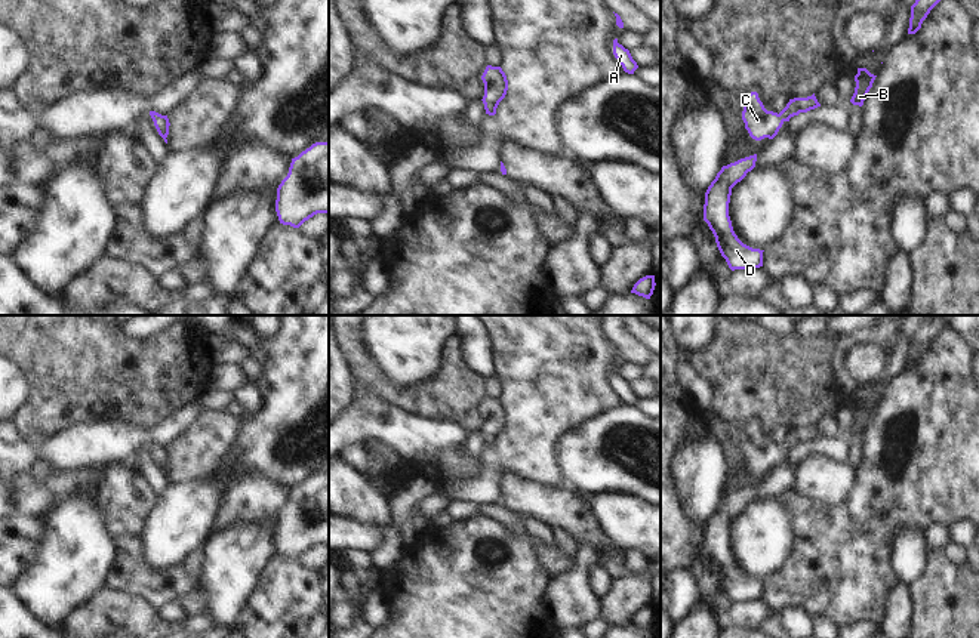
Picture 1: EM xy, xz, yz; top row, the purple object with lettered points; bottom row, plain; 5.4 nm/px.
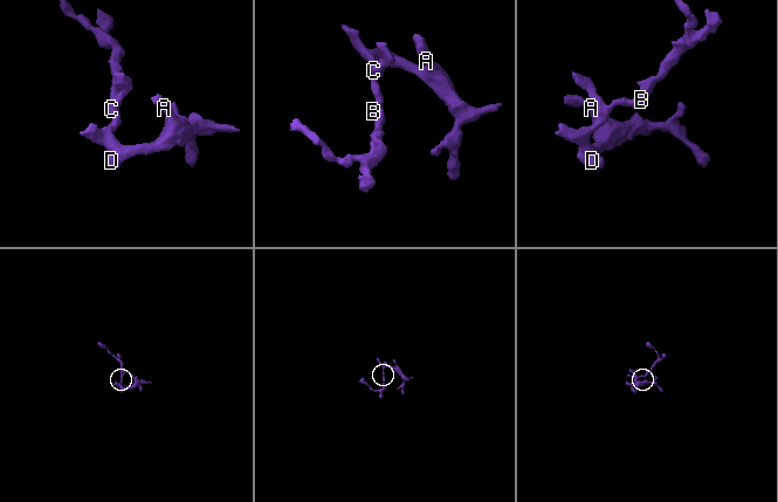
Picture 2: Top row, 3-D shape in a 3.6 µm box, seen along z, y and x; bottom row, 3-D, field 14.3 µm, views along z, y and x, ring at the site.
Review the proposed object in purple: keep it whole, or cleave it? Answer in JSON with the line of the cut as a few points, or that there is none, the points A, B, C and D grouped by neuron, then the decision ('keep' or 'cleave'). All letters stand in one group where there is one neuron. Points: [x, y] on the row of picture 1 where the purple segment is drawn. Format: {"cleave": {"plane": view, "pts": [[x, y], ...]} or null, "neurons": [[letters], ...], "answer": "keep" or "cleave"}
{"cleave": null, "neurons": [["A", "B", "C", "D"]], "answer": "keep"}

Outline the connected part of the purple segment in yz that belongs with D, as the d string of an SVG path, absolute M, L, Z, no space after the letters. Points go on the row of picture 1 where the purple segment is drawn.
M757 154L723 166L705 192L704 221L732 271L763 266L764 250L744 244L735 234L729 216L732 188L755 167L755 161Z

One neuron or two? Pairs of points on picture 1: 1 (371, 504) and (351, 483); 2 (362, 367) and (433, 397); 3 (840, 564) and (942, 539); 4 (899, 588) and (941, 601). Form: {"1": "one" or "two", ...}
{"1": "one", "2": "one", "3": "two", "4": "two"}

